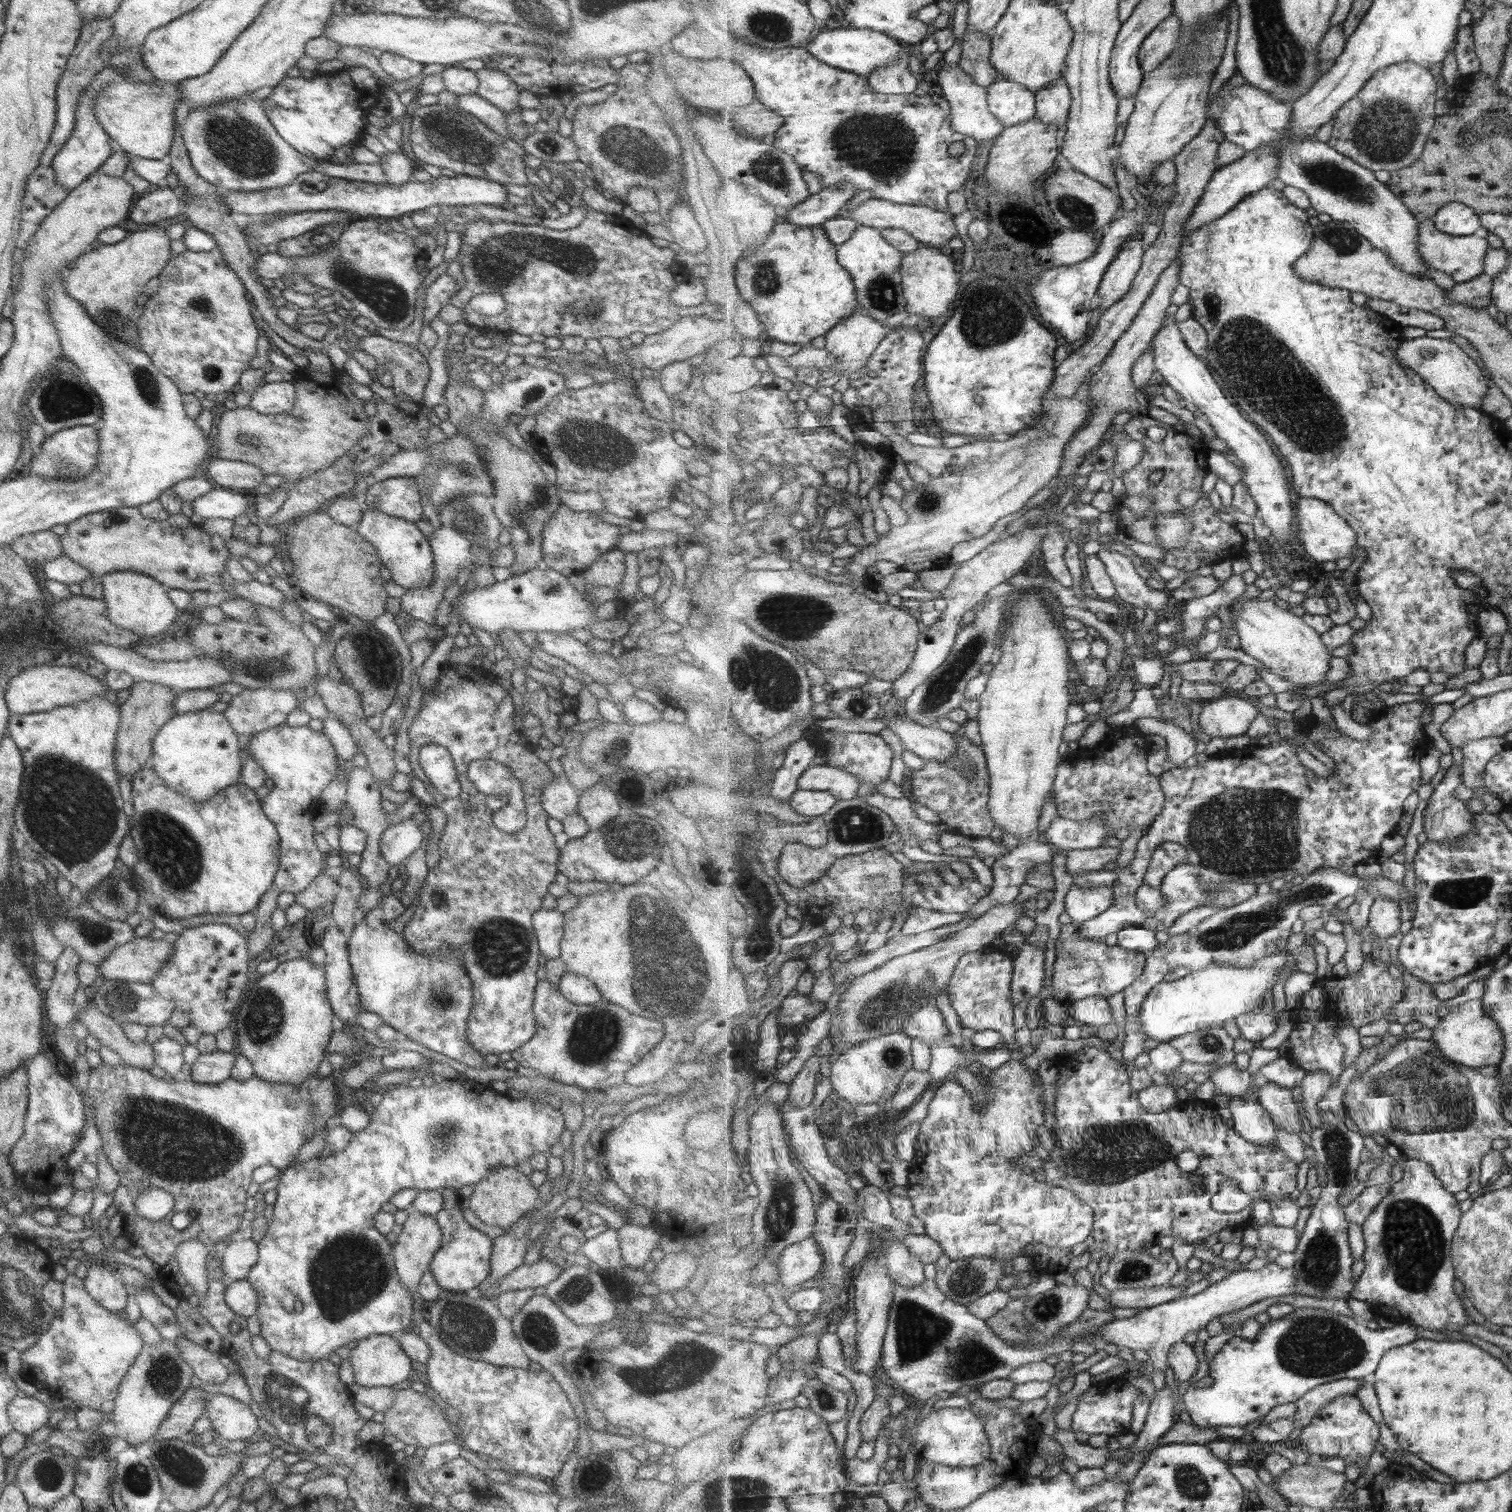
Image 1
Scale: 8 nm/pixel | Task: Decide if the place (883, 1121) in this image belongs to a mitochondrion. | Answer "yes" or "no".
no

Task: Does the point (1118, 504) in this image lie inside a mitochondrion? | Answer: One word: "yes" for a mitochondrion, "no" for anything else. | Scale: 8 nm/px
no

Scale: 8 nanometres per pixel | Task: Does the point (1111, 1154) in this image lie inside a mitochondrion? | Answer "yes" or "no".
yes

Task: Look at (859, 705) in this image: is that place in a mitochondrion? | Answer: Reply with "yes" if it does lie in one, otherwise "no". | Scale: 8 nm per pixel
yes

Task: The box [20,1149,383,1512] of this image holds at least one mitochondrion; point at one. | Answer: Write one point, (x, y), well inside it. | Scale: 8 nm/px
(182, 1467)

